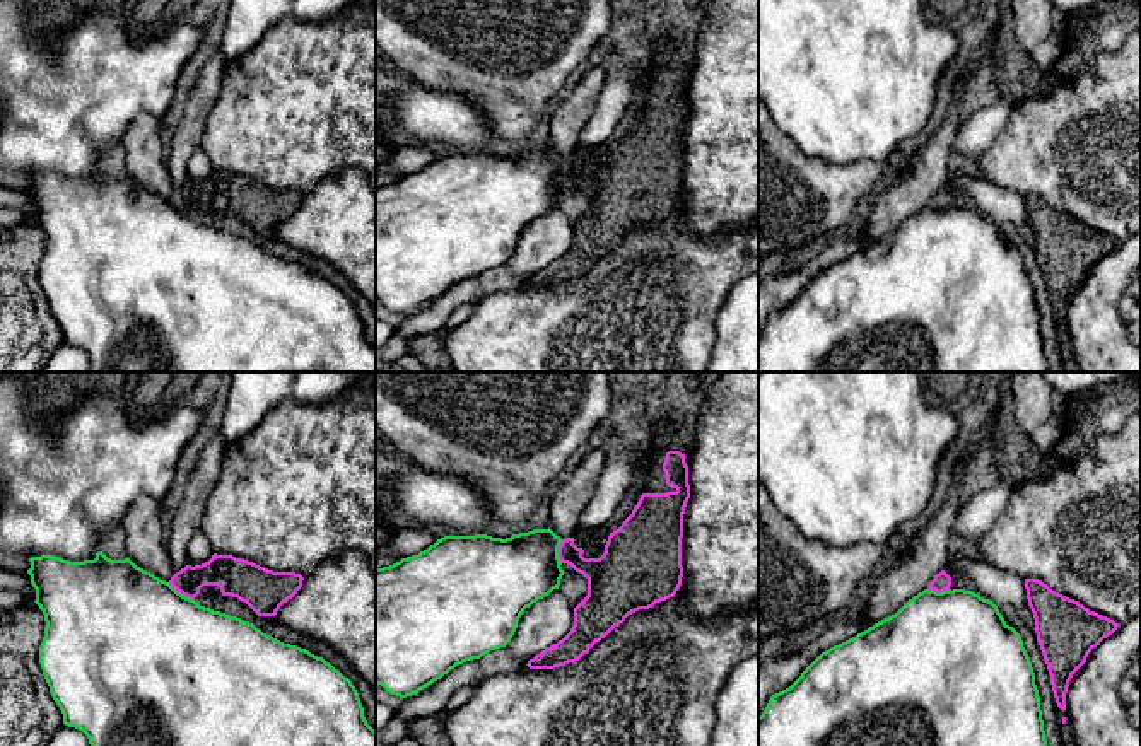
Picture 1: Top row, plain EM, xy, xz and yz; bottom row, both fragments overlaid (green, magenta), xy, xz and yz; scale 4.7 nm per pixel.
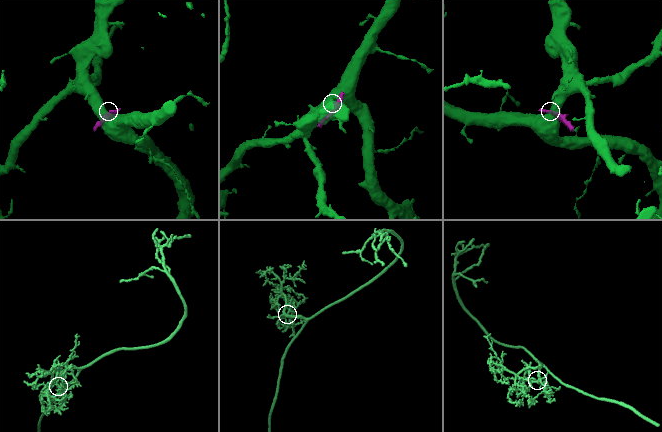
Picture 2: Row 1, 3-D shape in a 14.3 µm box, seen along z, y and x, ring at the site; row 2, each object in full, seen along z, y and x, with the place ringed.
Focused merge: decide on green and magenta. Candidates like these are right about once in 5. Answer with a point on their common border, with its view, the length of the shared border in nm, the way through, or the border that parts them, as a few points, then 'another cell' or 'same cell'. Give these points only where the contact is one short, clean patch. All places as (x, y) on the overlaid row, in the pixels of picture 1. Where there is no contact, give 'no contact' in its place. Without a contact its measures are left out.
xy (180, 593) | 150 nm | along xy (168, 582), (193, 600) | another cell

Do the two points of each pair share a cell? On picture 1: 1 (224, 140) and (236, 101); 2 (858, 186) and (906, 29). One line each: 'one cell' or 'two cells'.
1: one cell
2: two cells

